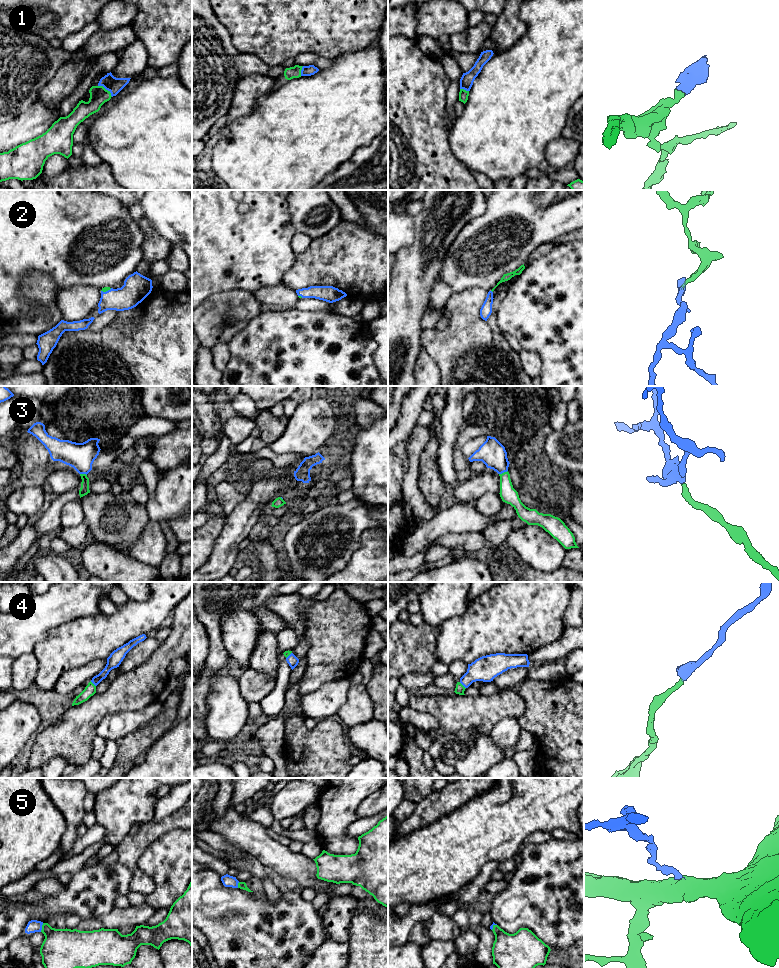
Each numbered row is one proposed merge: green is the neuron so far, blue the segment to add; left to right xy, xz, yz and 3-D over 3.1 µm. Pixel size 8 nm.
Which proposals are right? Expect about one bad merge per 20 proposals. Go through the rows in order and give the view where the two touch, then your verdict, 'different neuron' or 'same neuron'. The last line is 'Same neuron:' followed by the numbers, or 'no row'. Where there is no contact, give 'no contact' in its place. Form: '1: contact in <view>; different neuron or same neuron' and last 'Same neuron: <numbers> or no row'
1: contact in xy; same neuron
2: contact in xy; same neuron
3: contact in yz; same neuron
4: contact in yz; same neuron
5: contact in xy; same neuron
Same neuron: 1, 2, 3, 4, 5

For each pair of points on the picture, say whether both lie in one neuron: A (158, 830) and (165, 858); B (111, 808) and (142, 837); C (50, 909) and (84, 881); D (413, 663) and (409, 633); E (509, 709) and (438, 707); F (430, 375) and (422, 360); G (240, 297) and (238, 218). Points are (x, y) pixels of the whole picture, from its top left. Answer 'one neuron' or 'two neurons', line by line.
A: two neurons
B: two neurons
C: one neuron
D: one neuron
E: one neuron
F: one neuron
G: two neurons

